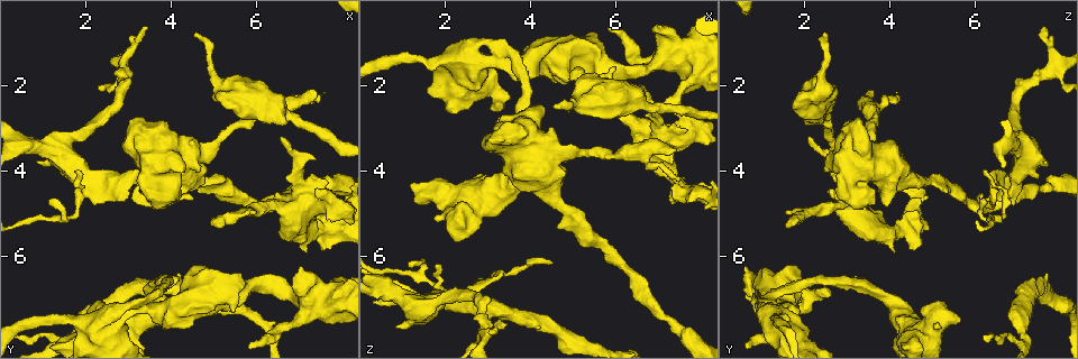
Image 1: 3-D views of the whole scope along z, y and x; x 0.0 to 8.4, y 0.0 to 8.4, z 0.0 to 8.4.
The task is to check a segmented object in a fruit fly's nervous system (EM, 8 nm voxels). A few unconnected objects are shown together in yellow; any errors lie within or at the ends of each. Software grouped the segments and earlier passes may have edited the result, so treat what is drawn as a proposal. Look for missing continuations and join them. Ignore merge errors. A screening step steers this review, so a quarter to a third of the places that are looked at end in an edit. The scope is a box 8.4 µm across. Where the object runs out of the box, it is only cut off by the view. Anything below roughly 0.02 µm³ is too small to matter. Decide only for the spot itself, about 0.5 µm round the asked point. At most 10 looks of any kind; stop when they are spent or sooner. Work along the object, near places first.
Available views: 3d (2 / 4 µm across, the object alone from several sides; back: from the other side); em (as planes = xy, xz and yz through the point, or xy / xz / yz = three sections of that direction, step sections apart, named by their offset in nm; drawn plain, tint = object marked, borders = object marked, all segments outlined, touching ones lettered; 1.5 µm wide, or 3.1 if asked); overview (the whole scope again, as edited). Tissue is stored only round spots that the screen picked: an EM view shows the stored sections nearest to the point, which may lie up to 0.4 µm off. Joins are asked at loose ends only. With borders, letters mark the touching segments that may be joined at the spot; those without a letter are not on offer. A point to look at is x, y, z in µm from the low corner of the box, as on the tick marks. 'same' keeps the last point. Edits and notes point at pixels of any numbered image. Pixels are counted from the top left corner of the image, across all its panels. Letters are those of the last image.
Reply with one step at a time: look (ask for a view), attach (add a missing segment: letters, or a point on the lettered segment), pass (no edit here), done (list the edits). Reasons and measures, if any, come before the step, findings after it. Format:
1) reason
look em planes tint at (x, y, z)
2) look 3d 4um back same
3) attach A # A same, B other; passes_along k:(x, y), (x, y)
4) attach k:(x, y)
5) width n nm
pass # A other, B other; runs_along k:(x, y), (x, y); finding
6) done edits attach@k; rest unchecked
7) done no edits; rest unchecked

branch stops here
look em xy step 4 borders at (5.00, 5.30, 1.65)

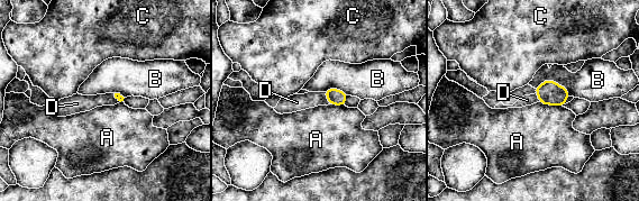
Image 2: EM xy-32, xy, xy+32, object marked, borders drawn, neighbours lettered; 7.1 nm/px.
look em yz step 8 borders same

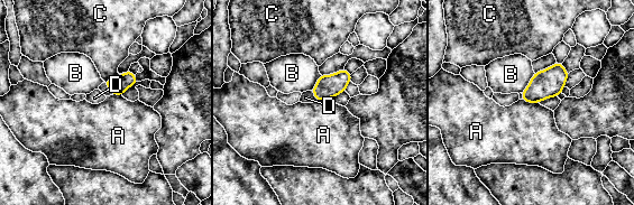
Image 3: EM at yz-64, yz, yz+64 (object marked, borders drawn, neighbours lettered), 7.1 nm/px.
width 120 nm
attach D # A other, B other, C other, D same; the neuron continues

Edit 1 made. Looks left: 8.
look overview

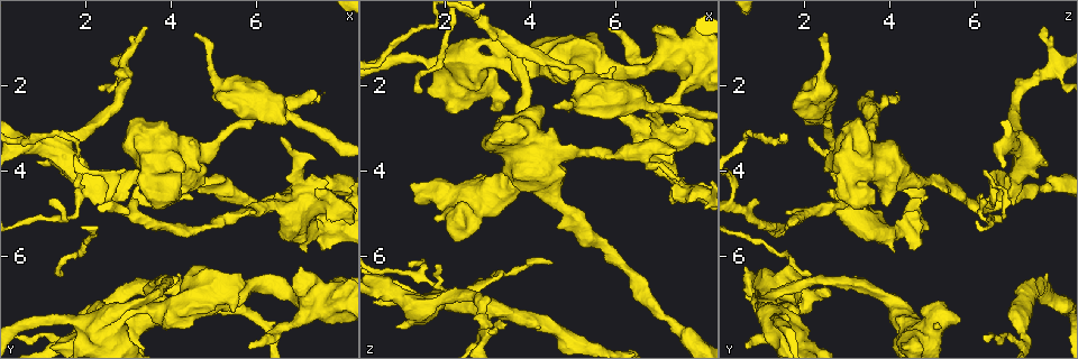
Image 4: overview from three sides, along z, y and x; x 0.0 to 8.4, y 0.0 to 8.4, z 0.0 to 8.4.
an open end
look 3d 2um back at (7.40, 2.20, 3.45)

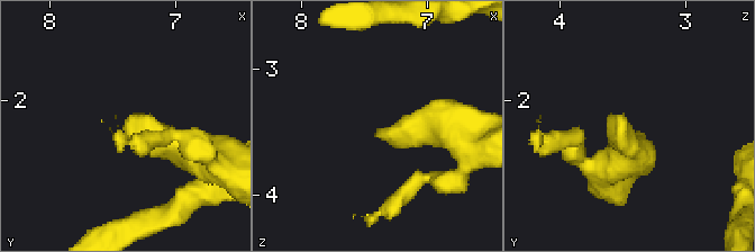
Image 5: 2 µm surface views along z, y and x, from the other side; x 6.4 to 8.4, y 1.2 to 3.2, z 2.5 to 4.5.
now the EM
look em planes plain at (7.40, 2.18, 3.46)

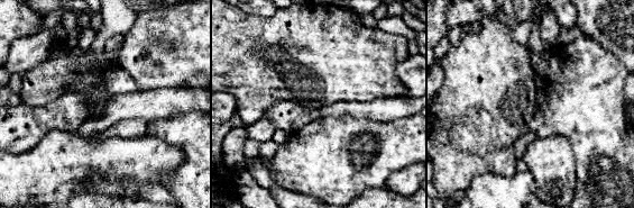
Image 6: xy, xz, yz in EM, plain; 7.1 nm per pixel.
see the neighbours
look em planes borders same

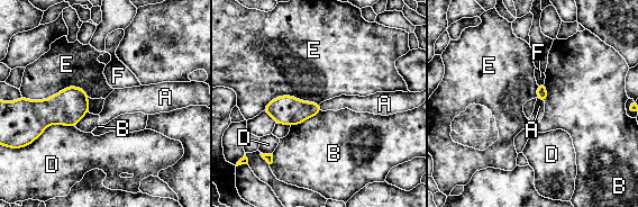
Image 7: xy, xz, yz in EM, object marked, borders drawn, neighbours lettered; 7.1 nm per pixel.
pass # A other, B other, D other, E other, F other; border 7:(90, 97), (65, 87), (26, 98); no lettered segment goes on from it

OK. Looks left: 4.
an open end
look 3d 4um at (7.65, 4.70, 4.70)

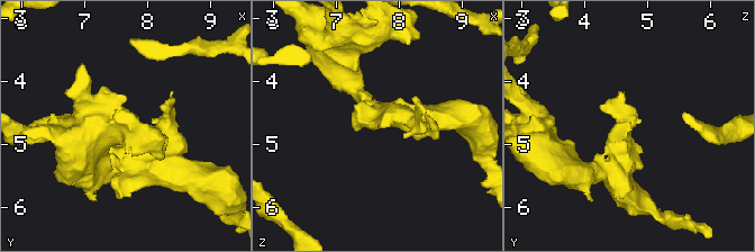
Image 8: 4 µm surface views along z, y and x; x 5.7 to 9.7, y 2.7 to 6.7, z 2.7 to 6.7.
look em yz step 8 borders at (7.70, 4.70, 4.70)

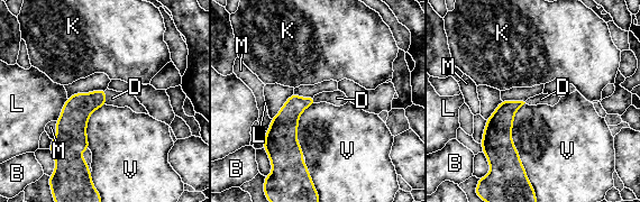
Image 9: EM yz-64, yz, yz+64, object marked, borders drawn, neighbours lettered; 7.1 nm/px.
look em xz step 4 borders same

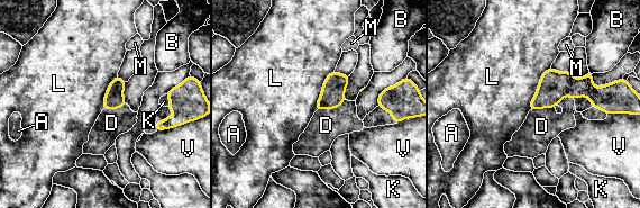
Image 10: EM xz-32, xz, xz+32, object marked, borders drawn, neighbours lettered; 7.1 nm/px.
attach D # A other, B other, D same, K other, L other, M other, V other; passes_along 10:(332, 96), (330, 108), (326, 125); the neuron continues

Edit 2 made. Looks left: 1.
branch stops here
look em planes borders at (4.55, 0.80, 2.45)

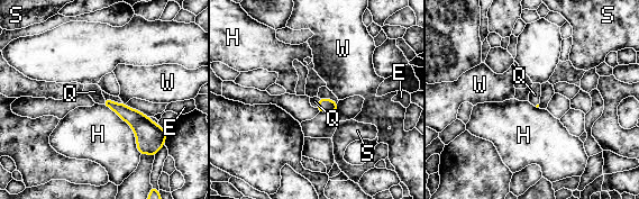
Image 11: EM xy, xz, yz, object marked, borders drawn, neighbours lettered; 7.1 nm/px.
longest_contact H 460 nm
attach Q # E other, H other, Q same, S other, W other; passes_along 11:(326, 105), (319, 102), (315, 101); it goes on there

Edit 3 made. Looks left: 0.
done edits attach@3, attach@10, attach@11; rest unchecked

